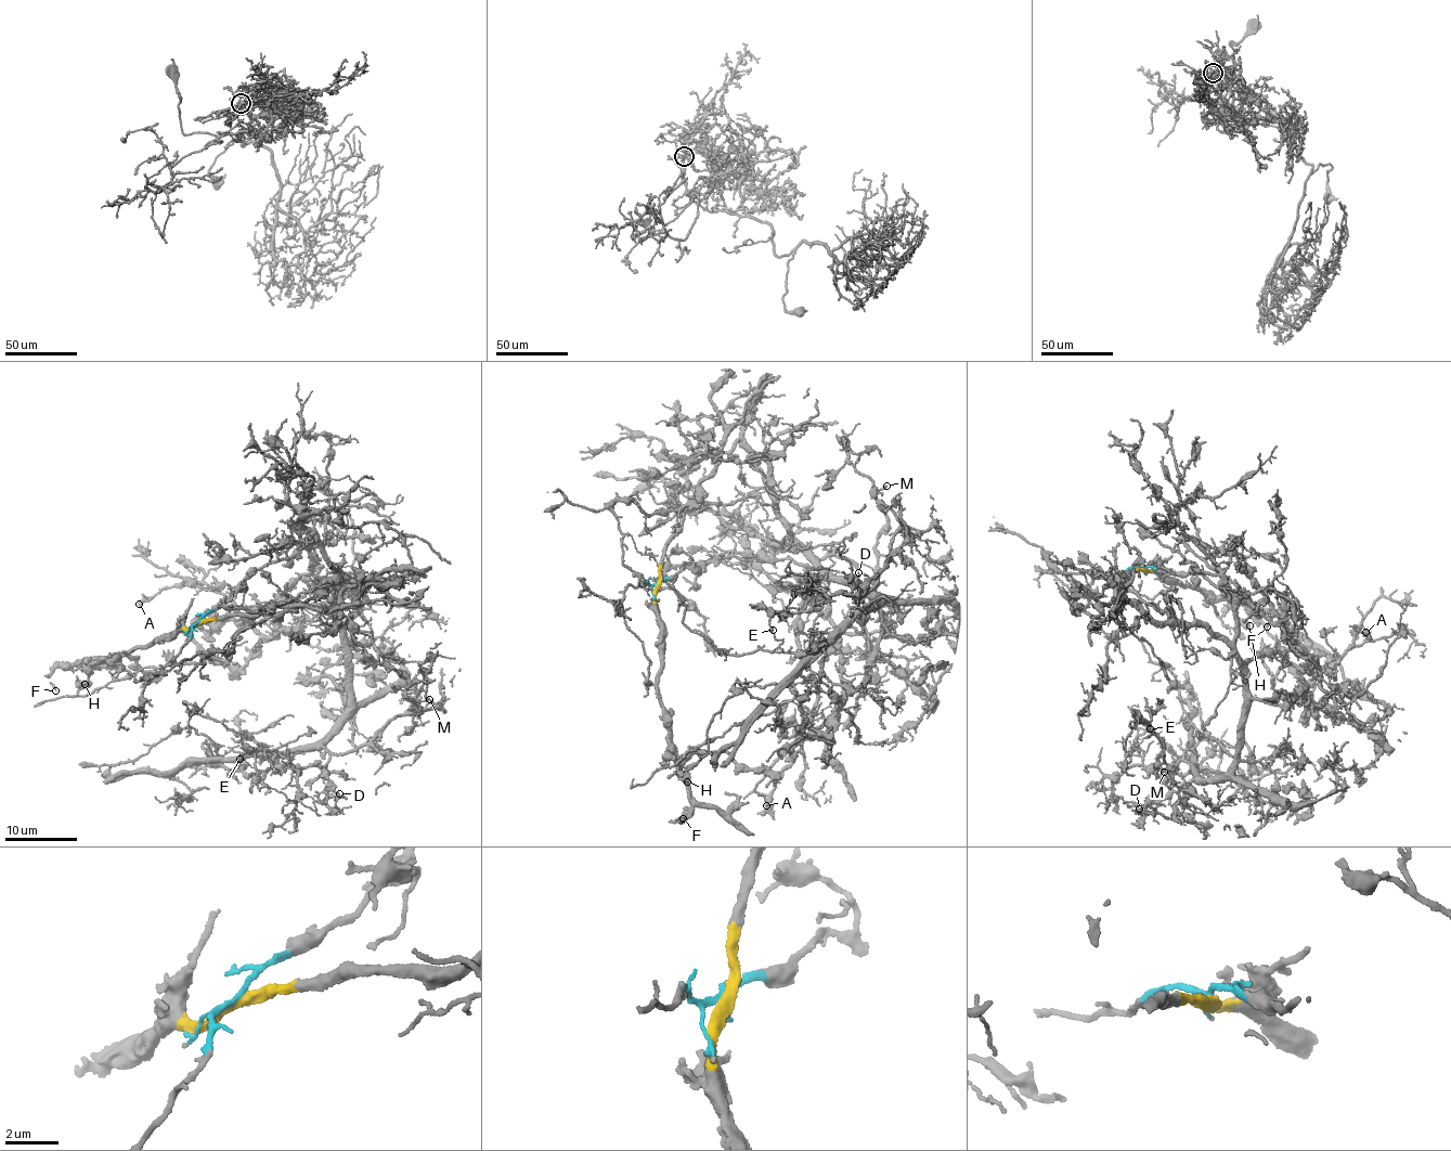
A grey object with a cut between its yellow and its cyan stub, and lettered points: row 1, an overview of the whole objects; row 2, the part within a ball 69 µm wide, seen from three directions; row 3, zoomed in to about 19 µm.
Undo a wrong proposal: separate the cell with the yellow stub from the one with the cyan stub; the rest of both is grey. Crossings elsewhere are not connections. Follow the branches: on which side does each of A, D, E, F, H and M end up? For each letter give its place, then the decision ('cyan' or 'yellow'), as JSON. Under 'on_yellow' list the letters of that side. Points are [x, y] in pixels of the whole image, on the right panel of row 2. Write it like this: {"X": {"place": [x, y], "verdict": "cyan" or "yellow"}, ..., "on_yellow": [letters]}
{"A": {"place": [1365, 632], "verdict": "cyan"}, "D": {"place": [1139, 809], "verdict": "cyan"}, "E": {"place": [1150, 728], "verdict": "cyan"}, "F": {"place": [1267, 626], "verdict": "yellow"}, "H": {"place": [1249, 625], "verdict": "yellow"}, "M": {"place": [1164, 772], "verdict": "cyan"}, "on_yellow": ["F", "H"]}

